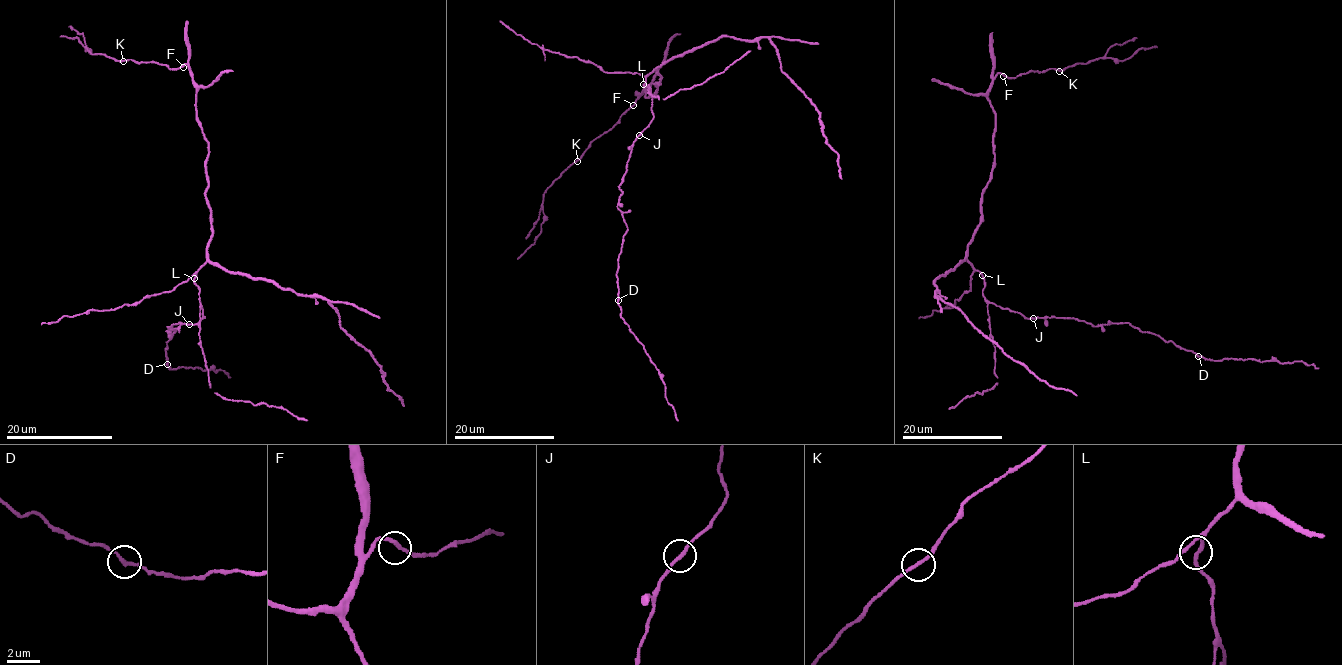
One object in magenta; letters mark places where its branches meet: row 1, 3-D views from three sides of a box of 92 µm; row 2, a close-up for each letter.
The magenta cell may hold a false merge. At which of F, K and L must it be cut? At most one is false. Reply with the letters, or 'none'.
none

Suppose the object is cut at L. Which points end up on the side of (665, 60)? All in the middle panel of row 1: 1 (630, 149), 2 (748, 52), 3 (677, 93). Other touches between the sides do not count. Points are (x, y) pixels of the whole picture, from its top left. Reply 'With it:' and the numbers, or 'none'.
With it: none

